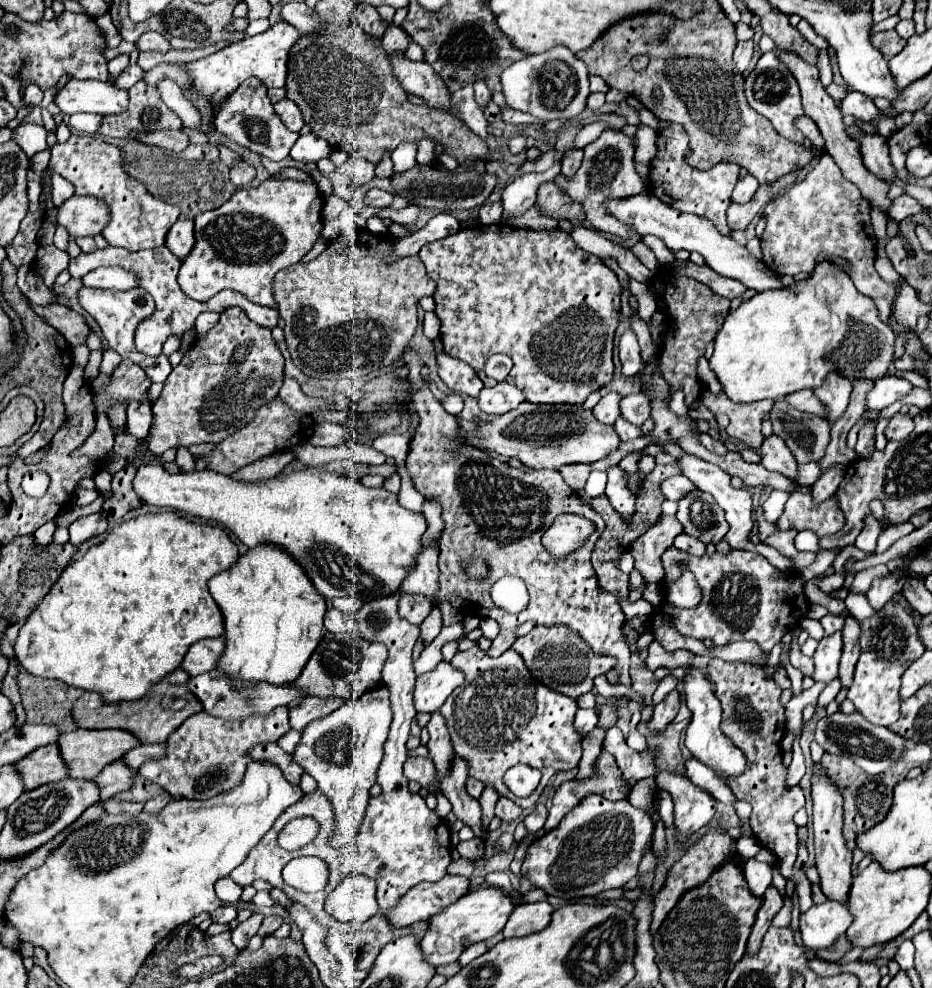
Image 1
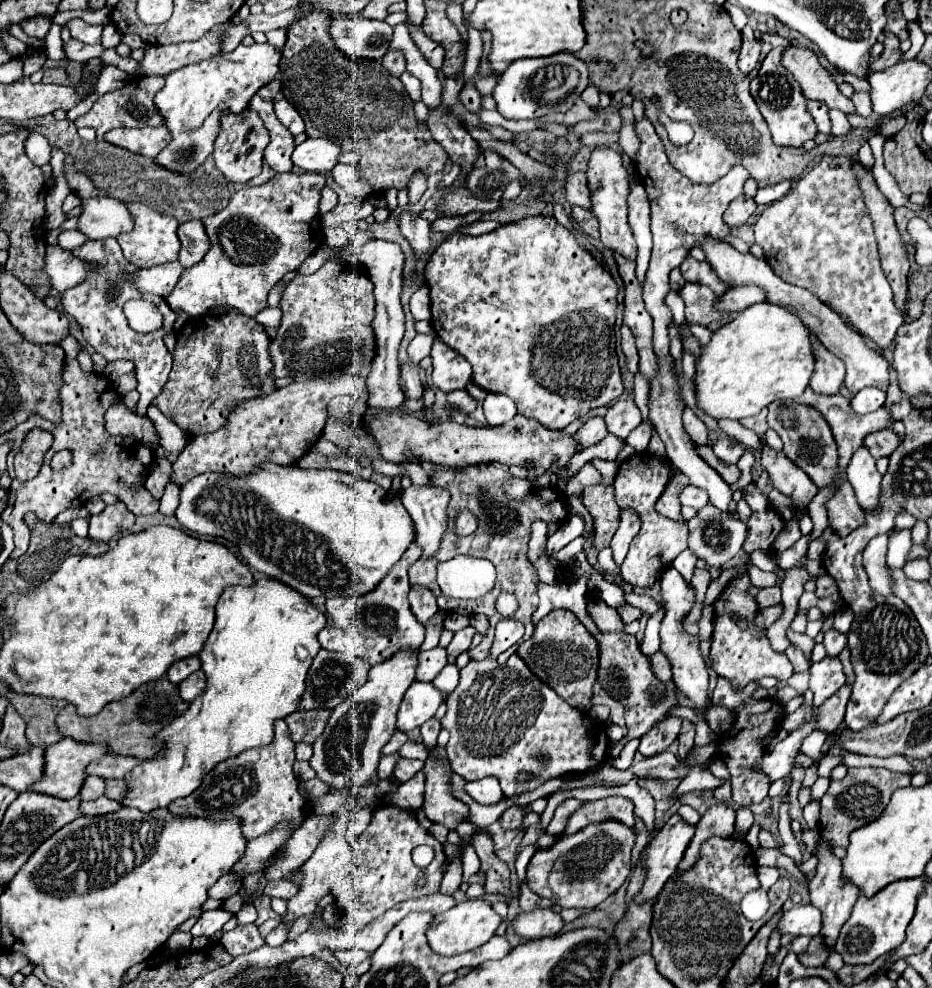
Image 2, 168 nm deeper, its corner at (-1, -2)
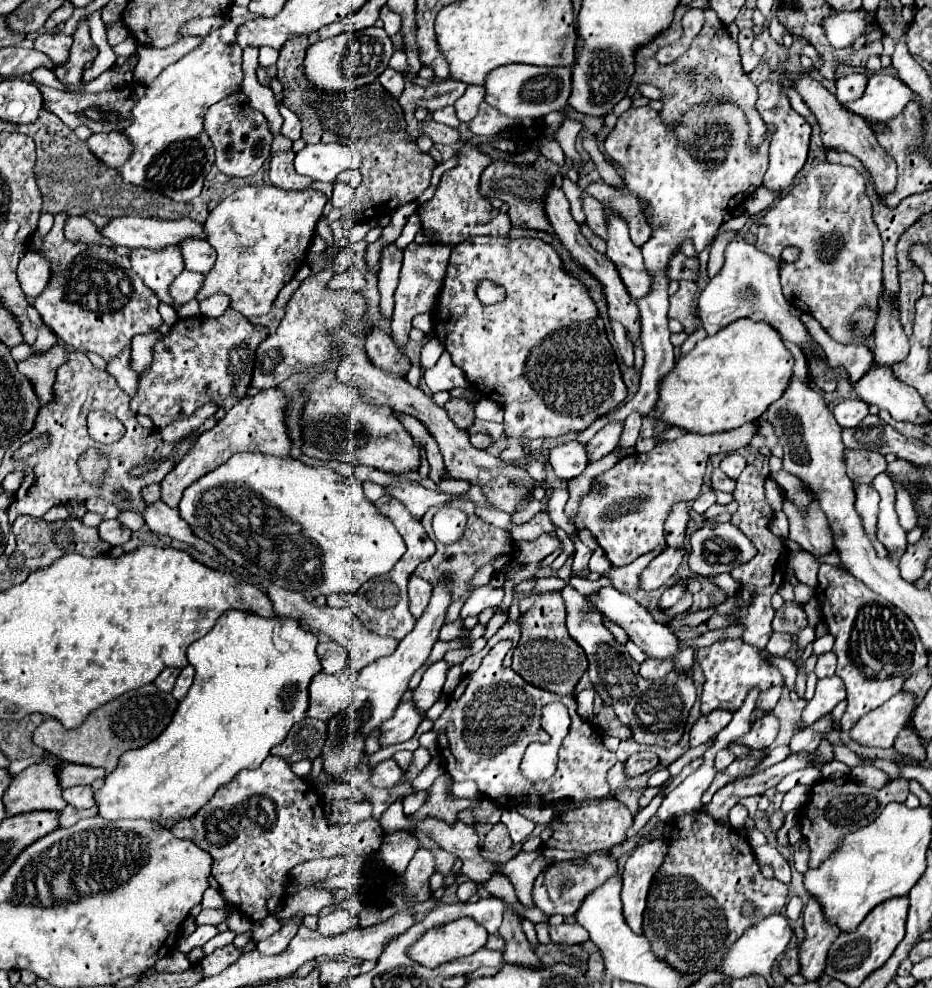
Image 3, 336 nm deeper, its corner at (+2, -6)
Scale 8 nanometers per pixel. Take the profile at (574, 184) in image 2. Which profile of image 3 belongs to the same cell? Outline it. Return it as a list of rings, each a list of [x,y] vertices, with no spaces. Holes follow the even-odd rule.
[[[583,194],[583,210],[585,210],[585,216],[587,216],[587,226],[599,236],[599,238],[605,238],[607,232],[605,232],[605,212],[603,212],[603,206],[597,204],[597,200],[589,194]]]

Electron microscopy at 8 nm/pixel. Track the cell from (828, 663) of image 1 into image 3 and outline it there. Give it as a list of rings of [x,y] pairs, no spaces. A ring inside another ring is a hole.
[[[837,676],[817,680],[817,690],[813,700],[803,710],[803,722],[807,726],[815,724],[819,718],[827,716],[841,700],[845,700],[845,684]]]

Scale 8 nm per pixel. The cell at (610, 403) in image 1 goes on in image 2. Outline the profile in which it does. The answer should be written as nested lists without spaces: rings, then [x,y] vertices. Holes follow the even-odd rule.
[[[592,416],[576,432],[576,442],[580,444],[580,450],[582,450],[586,446],[592,446],[592,444],[600,442],[602,438],[606,438],[606,434],[608,434],[608,430],[604,426],[604,418],[602,416]]]

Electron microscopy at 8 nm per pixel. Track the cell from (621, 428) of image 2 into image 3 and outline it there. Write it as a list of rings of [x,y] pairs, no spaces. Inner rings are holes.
[[[607,424],[603,430],[599,430],[587,444],[587,456],[589,456],[589,462],[595,462],[595,460],[601,460],[603,456],[611,454],[617,444],[619,444],[619,438],[621,438],[621,430],[623,430],[623,424]]]

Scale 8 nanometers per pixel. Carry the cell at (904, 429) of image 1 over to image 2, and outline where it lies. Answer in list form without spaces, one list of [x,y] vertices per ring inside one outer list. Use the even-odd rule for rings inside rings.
[[[884,428],[884,430],[874,432],[872,436],[864,438],[864,446],[868,446],[868,450],[874,458],[890,456],[898,448],[898,444],[900,444],[900,438],[894,432],[894,428]]]

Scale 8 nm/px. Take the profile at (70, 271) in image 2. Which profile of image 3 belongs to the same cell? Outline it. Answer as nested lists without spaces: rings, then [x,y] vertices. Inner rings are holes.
[[[35,250],[25,252],[25,256],[19,260],[17,280],[27,298],[35,298],[37,292],[41,292],[49,282],[49,276],[51,276],[49,262]]]

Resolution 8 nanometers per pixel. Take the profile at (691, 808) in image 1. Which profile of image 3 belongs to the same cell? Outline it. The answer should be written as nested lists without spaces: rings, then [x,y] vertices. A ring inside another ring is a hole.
[[[665,838],[645,842],[625,862],[623,890],[621,890],[623,916],[629,928],[637,934],[641,934],[643,910],[645,910],[645,900],[647,900],[651,880],[665,858],[667,846],[669,844]]]

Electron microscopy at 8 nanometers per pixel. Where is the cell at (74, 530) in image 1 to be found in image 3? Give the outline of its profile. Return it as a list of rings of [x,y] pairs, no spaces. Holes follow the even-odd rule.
[[[103,520],[99,524],[99,536],[111,546],[119,546],[131,538],[131,530],[125,528],[119,520]]]

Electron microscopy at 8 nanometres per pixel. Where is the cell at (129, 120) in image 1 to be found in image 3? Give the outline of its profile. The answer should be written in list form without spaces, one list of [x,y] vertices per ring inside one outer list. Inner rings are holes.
[[[133,84],[125,88],[117,88],[111,92],[97,92],[97,94],[73,94],[57,88],[43,86],[43,108],[59,116],[69,128],[77,126],[87,126],[91,132],[113,132],[113,130],[123,130],[129,124],[129,112],[135,104],[135,98],[139,98],[145,92],[143,86]]]

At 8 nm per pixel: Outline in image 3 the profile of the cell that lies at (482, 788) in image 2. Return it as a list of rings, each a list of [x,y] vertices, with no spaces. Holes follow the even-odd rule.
[[[453,782],[451,792],[457,798],[475,798],[475,796],[481,796],[477,784],[473,784],[473,782]]]

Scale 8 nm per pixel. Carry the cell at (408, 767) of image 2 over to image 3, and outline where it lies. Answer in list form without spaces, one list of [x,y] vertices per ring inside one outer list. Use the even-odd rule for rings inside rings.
[[[393,758],[383,760],[383,762],[375,764],[373,768],[371,766],[367,766],[367,768],[369,768],[369,780],[377,788],[393,788],[403,776],[403,772],[399,770],[399,766]]]

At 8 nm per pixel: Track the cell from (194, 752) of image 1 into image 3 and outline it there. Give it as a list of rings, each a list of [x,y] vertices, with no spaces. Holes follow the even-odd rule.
[[[267,756],[257,770],[241,770],[231,784],[227,784],[227,786],[223,786],[223,788],[217,790],[217,794],[213,796],[213,800],[211,800],[209,804],[205,804],[193,818],[177,822],[177,824],[171,828],[171,832],[173,832],[177,838],[193,840],[201,850],[209,852],[209,854],[213,856],[211,876],[219,882],[219,892],[221,892],[221,898],[225,900],[225,904],[231,906],[231,908],[235,908],[235,910],[239,910],[239,912],[245,914],[249,920],[261,922],[263,918],[267,918],[267,916],[271,916],[271,914],[277,912],[277,904],[279,904],[279,900],[283,898],[283,892],[285,892],[285,888],[287,888],[287,884],[289,884],[289,874],[291,874],[291,870],[293,870],[297,864],[307,862],[307,860],[313,860],[313,858],[331,858],[331,856],[349,856],[349,860],[357,860],[357,858],[363,858],[363,860],[365,860],[367,856],[375,854],[375,852],[379,850],[381,842],[383,842],[383,828],[379,826],[379,822],[377,822],[375,818],[367,818],[367,820],[363,820],[363,822],[353,822],[353,824],[333,824],[333,826],[329,826],[329,820],[327,820],[327,816],[325,816],[323,802],[321,802],[317,796],[309,796],[309,792],[311,792],[309,784],[307,784],[305,780],[297,778],[297,776],[291,772],[291,768],[289,768],[289,764],[287,764],[285,760],[281,760],[279,756]]]

